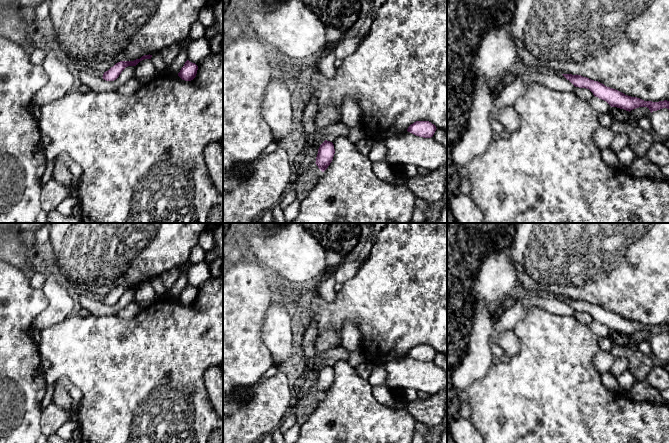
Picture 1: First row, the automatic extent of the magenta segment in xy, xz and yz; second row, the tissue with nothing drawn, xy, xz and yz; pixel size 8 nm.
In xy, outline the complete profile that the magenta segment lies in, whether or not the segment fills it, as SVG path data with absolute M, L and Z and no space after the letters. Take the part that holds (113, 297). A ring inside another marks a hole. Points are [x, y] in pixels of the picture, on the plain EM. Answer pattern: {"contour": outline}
{"contour": "M144 279L140 283L136 283L134 285L120 285L116 287L113 291L111 291L108 295L104 296L103 303L106 305L114 305L116 304L121 296L128 290L136 290L140 285L144 283L151 283L152 279Z"}

